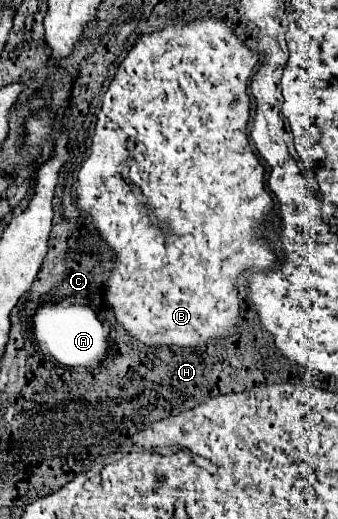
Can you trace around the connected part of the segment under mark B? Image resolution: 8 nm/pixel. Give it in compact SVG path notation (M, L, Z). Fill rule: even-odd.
M217 17L197 19L193 23L169 23L165 29L143 35L137 39L125 61L119 65L113 83L109 85L103 107L97 119L95 137L91 145L91 155L85 159L79 171L79 197L77 205L89 211L93 223L97 225L101 237L111 245L115 255L113 275L108 279L105 301L113 307L117 321L143 345L177 345L177 347L195 347L211 339L225 337L233 331L239 319L239 291L237 277L243 271L263 271L271 269L275 263L275 253L265 239L259 239L257 233L263 229L263 219L273 211L273 199L265 189L265 169L251 151L247 137L247 121L251 101L247 95L247 81L251 71L257 65L257 53L245 47L235 35L233 27Z

